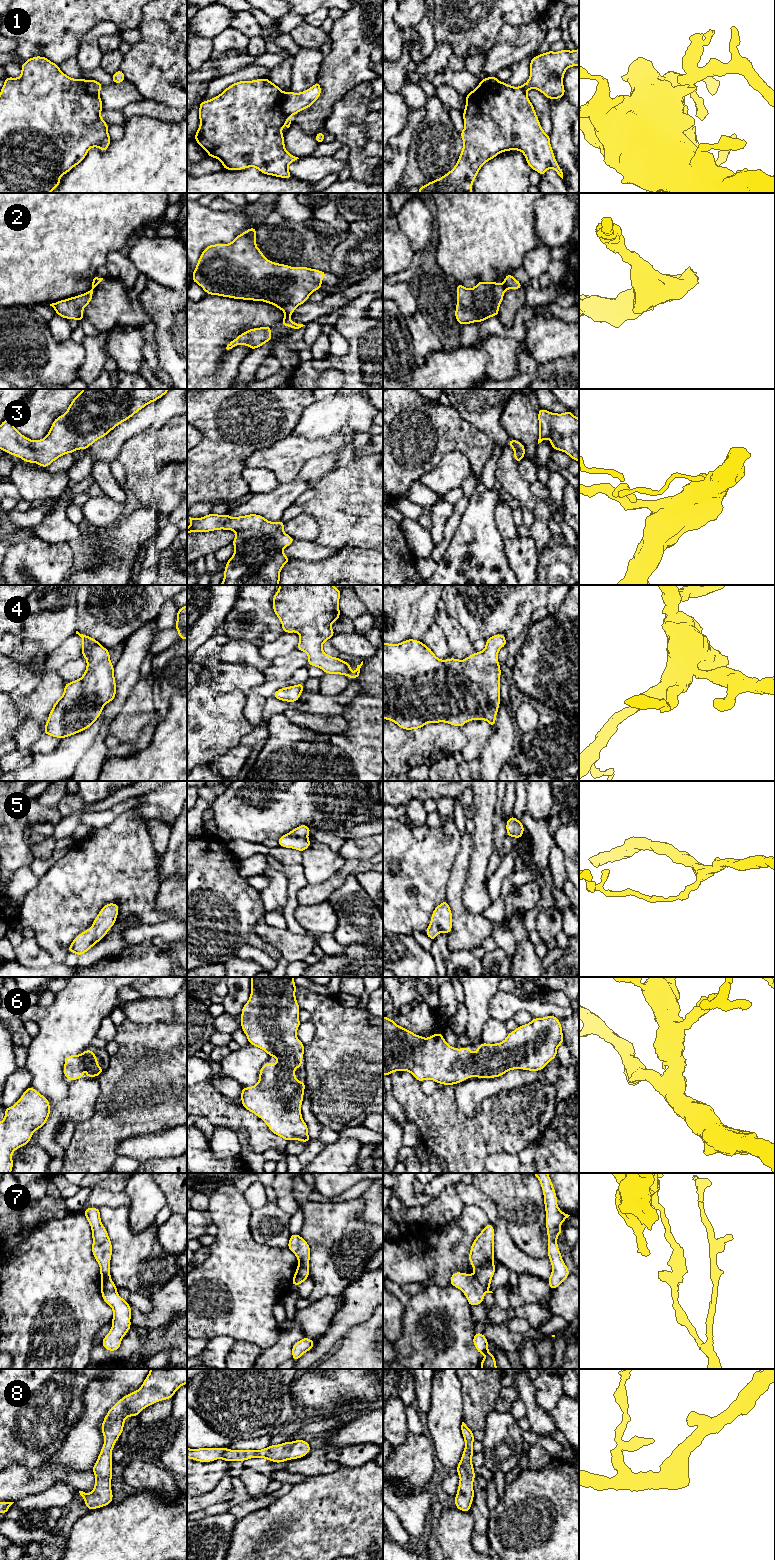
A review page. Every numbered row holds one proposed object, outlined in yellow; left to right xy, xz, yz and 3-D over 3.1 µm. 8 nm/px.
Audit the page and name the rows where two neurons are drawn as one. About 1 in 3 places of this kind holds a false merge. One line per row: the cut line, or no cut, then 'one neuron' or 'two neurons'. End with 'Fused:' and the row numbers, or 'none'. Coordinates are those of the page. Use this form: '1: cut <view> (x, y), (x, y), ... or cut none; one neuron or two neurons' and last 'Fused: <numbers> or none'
1: cut xz (283, 93), (281, 110), (289, 118); two neurons
2: cut yz (502, 284), (505, 289); two neurons
3: cut none; one neuron
4: cut none; one neuron
5: cut none; one neuron
6: cut none; one neuron
7: cut none; one neuron
8: cut none; one neuron
Fused: 1, 2

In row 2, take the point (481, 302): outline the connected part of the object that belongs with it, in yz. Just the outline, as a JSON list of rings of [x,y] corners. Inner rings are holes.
[[[479,281],[472,289],[458,283],[455,318],[460,325],[466,325],[498,316],[505,288],[497,282]]]

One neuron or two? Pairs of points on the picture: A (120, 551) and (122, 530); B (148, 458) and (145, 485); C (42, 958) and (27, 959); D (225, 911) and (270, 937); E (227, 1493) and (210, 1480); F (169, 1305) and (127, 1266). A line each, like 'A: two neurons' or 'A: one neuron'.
A: one neuron
B: two neurons
C: one neuron
D: two neurons
E: two neurons
F: two neurons

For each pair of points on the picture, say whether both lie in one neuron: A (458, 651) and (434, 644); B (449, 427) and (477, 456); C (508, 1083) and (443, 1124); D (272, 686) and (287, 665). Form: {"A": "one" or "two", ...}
{"A": "two", "B": "one", "C": "two", "D": "two"}

